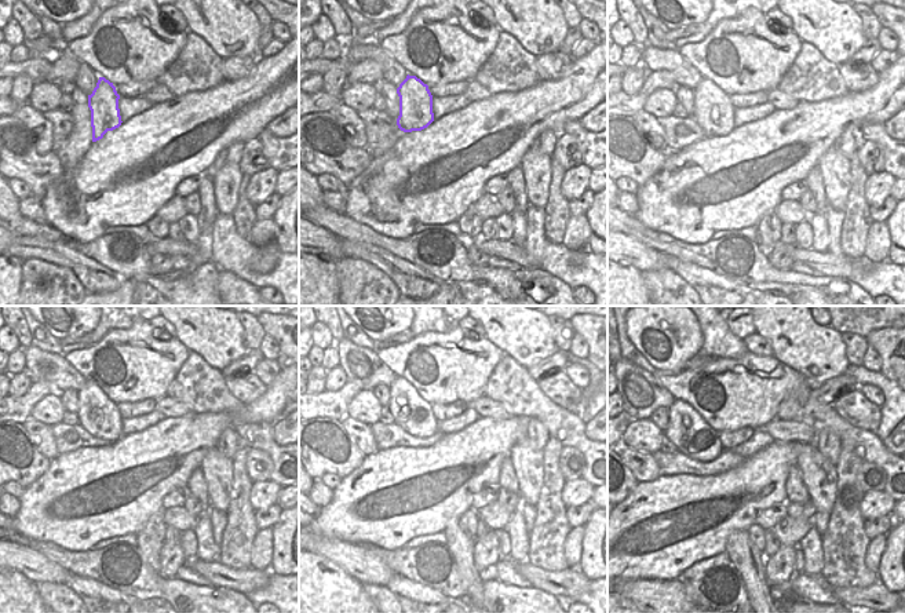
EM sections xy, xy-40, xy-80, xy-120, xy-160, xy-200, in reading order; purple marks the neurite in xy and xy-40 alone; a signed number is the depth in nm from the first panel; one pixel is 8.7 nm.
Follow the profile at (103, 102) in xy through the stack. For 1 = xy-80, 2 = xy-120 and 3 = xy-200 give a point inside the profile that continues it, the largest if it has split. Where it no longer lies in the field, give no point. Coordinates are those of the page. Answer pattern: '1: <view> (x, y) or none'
1: xy-80 (708, 95)
2: xy-120 (94, 402)
3: xy-200 (688, 429)

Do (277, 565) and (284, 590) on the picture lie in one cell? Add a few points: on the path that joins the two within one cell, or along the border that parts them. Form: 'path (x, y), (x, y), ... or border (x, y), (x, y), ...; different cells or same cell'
border (272, 572), (284, 575); different cells

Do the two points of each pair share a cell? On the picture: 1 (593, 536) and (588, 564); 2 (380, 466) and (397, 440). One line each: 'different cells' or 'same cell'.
1: same cell
2: different cells

